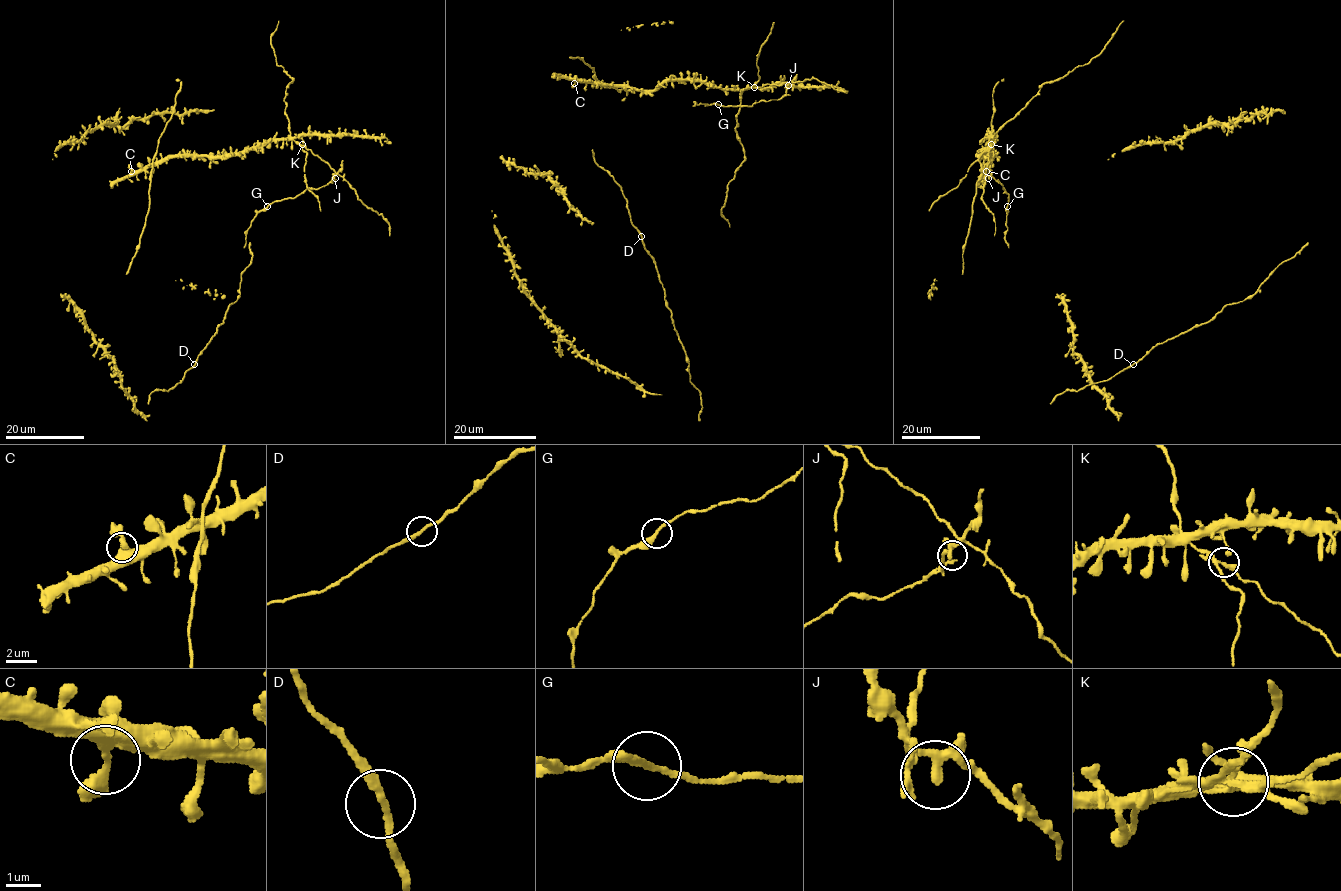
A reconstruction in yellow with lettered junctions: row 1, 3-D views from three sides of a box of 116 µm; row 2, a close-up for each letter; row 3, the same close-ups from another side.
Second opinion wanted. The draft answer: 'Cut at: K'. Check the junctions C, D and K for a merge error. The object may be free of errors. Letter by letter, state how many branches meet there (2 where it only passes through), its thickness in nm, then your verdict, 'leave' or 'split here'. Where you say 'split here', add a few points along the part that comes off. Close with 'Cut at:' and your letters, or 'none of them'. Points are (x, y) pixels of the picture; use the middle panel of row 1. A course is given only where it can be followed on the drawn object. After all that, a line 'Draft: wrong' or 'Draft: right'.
C: 3 | 280 nm | leave
D: 2 | 220 nm | leave
K: 3 | 220 nm | split here | (754, 87), (790, 82), (779, 99), (759, 100), (751, 105), (693, 105)
Cut at: K
Draft: right

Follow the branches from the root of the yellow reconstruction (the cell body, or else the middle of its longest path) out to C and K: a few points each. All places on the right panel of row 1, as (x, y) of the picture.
C: (965, 245), (977, 181), (984, 164), (986, 171)
K: (965, 245), (977, 181), (982, 166), (993, 156), (983, 154), (990, 144)

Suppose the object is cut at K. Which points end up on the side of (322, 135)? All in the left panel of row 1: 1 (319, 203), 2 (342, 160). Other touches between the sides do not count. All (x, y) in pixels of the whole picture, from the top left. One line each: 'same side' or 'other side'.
1: same side
2: other side

